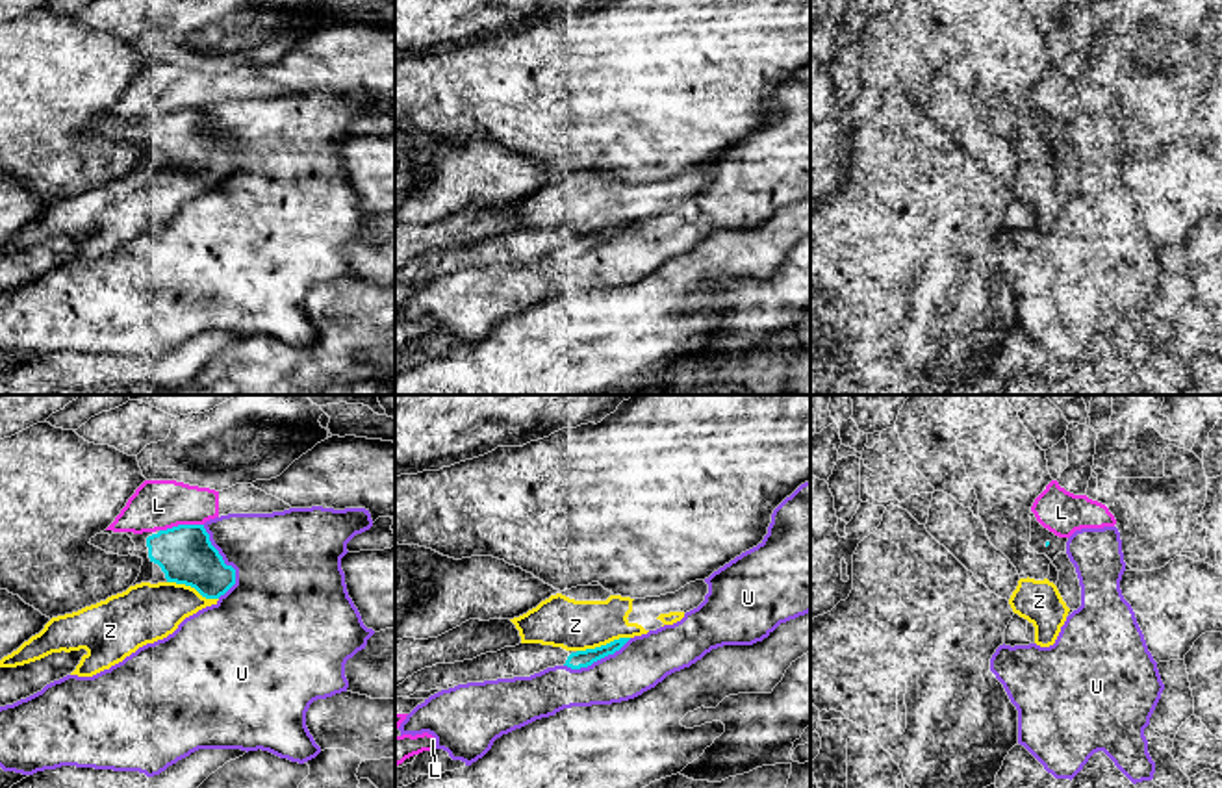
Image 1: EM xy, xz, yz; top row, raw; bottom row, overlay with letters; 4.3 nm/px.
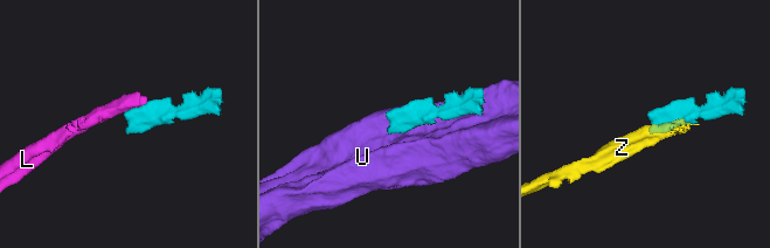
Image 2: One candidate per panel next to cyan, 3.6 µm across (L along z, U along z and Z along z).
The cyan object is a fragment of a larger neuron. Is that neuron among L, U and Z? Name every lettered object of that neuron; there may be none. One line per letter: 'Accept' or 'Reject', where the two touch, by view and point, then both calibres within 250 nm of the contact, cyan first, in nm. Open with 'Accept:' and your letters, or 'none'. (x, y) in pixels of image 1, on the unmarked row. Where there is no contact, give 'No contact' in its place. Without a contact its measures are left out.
Accept: none
L: Reject. Touches cyan at xy (180, 110). Thickness 240 nm (cyan) against 220 nm
U: Reject. Touches cyan at xy (223, 147). Thickness 240 nm (cyan) against 400 nm
Z: Reject. Touches cyan at xz (603, 230). Thickness 80 nm (cyan) against 220 nm

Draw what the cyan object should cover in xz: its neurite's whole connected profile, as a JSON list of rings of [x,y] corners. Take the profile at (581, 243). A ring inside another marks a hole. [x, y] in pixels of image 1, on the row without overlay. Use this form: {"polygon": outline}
{"polygon": [[[619,222],[606,230],[567,237],[562,232],[541,228],[519,228],[497,237],[486,237],[473,245],[454,248],[436,248],[425,252],[395,273],[395,282],[428,284],[430,280],[467,267],[497,265],[504,260],[530,261],[547,252],[567,250],[571,254],[588,252],[593,247],[614,239],[630,222]]]}

